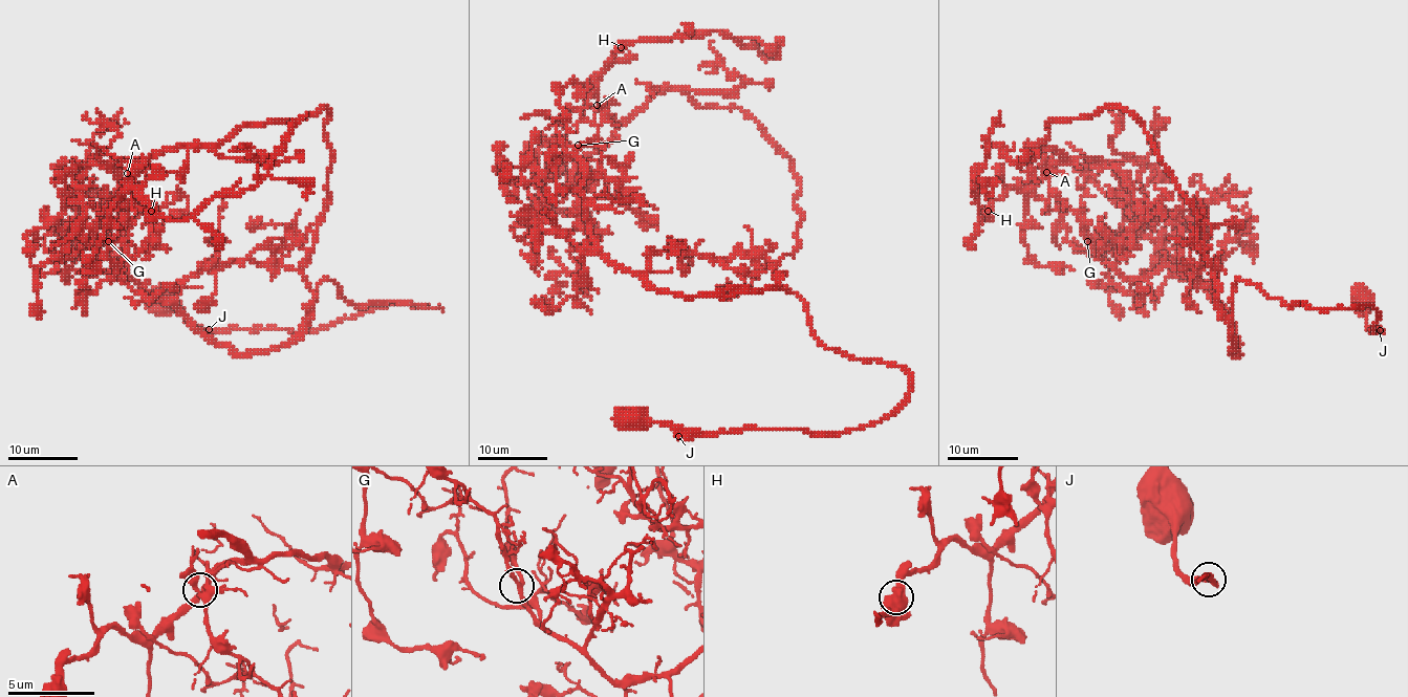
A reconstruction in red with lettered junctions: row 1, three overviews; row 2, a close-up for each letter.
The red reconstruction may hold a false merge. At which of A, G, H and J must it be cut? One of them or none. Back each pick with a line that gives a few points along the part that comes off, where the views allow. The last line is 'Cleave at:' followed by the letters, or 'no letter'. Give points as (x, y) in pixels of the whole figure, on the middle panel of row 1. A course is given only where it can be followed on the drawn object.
Cleave at: no letter

